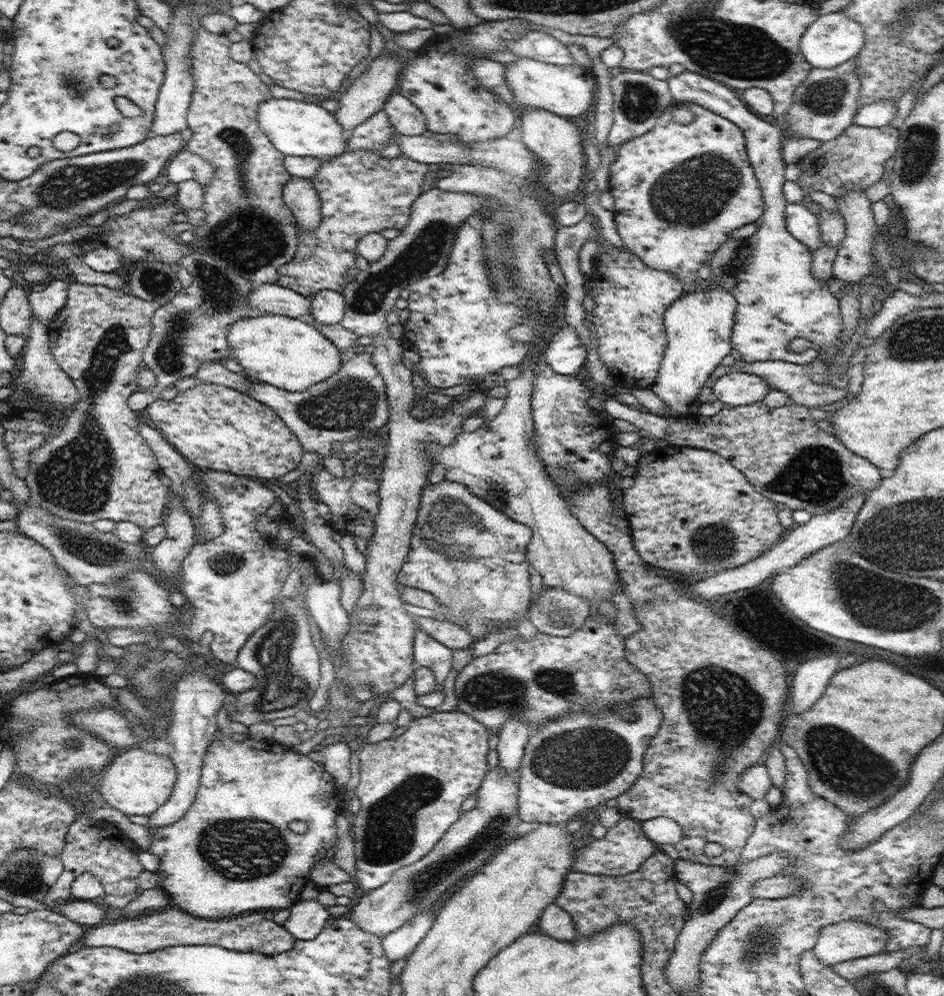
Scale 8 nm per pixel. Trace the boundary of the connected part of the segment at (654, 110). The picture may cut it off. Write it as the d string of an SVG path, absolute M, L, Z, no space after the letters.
M616 70L610 90L613 94L613 125L608 135L608 143L615 148L652 130L658 118L674 102L667 81L657 80L642 71Z

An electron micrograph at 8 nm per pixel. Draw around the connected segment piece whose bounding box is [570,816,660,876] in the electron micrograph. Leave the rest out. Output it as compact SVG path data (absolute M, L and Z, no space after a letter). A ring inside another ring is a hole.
M628 816L622 818L612 828L609 828L601 839L588 839L582 848L576 850L576 860L572 871L586 874L606 874L608 876L622 876L636 872L646 858L650 858L660 847L644 834L641 821Z

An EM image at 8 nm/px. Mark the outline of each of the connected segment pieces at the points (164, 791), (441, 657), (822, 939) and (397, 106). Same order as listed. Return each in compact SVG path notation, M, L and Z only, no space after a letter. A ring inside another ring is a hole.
M140 748L121 751L106 766L100 780L100 792L107 806L114 807L126 816L149 816L168 801L177 781L176 765L169 755L157 755Z
M416 628L413 642L413 660L416 666L430 668L436 676L436 684L443 684L452 670L456 650L434 640L428 632Z
M845 920L820 929L813 948L820 963L834 968L840 962L882 953L888 944L888 931L880 925Z
M400 92L390 94L382 113L398 134L421 135L427 130L426 120L420 108Z

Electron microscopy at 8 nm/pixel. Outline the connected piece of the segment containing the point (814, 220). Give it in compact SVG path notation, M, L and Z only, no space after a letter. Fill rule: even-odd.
M787 203L786 230L796 240L800 240L808 249L815 251L821 247L820 244L820 223L818 216L808 210L802 203Z

